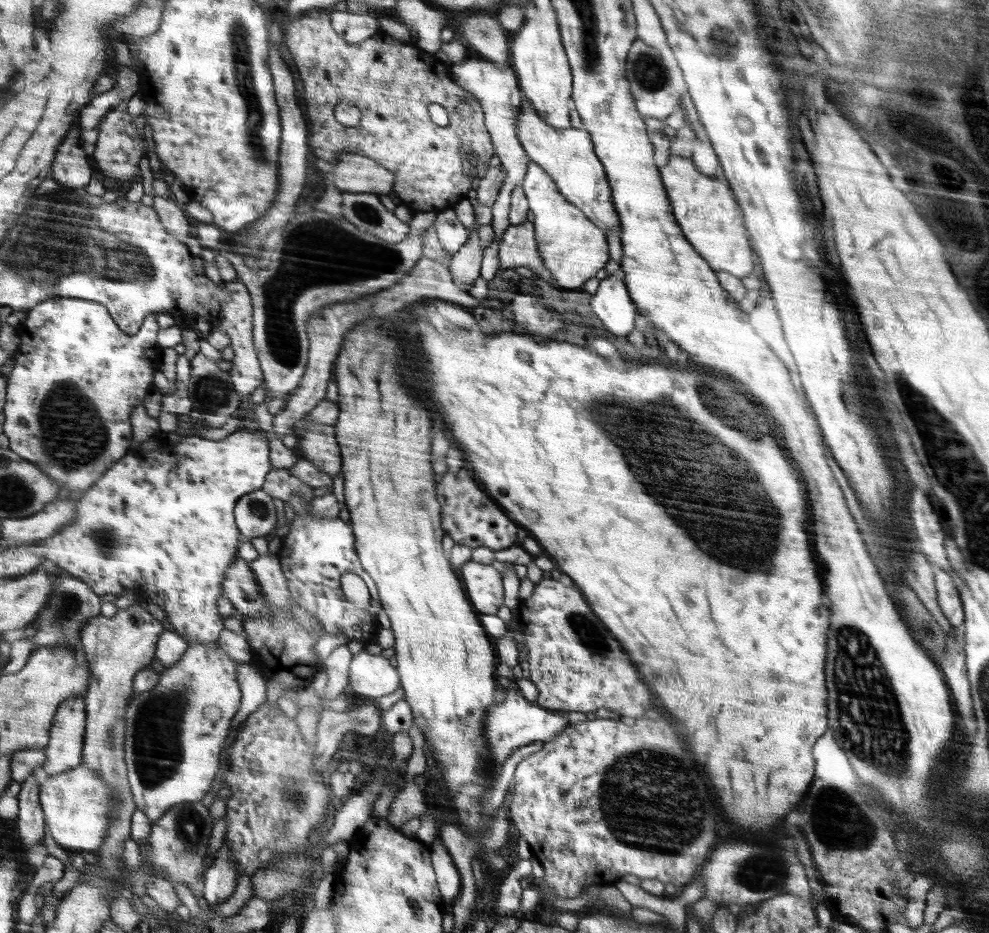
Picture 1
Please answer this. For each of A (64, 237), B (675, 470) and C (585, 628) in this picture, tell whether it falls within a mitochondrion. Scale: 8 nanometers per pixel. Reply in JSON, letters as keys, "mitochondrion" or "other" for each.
{"A":"mitochondrion","B":"mitochondrion","C":"mitochondrion"}

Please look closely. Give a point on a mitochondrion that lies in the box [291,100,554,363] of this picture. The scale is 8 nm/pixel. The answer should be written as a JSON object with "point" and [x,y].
{"point":[364,210]}

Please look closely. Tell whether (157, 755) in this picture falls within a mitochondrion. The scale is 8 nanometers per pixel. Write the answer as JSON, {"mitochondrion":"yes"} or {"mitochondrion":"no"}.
{"mitochondrion":"yes"}

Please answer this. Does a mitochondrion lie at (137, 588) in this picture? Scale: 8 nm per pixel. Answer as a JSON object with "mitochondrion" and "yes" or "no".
{"mitochondrion":"no"}

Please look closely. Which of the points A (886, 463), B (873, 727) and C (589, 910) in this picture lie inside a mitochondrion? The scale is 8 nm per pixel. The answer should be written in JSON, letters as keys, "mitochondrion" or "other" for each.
{"A":"other","B":"mitochondrion","C":"other"}

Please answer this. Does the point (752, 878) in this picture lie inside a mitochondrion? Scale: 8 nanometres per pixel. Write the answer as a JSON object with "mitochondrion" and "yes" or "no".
{"mitochondrion":"yes"}

